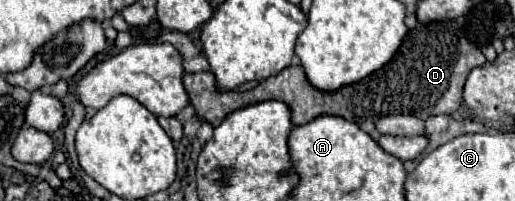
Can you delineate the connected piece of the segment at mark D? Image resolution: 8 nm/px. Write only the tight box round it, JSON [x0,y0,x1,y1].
[182,21,486,127]

